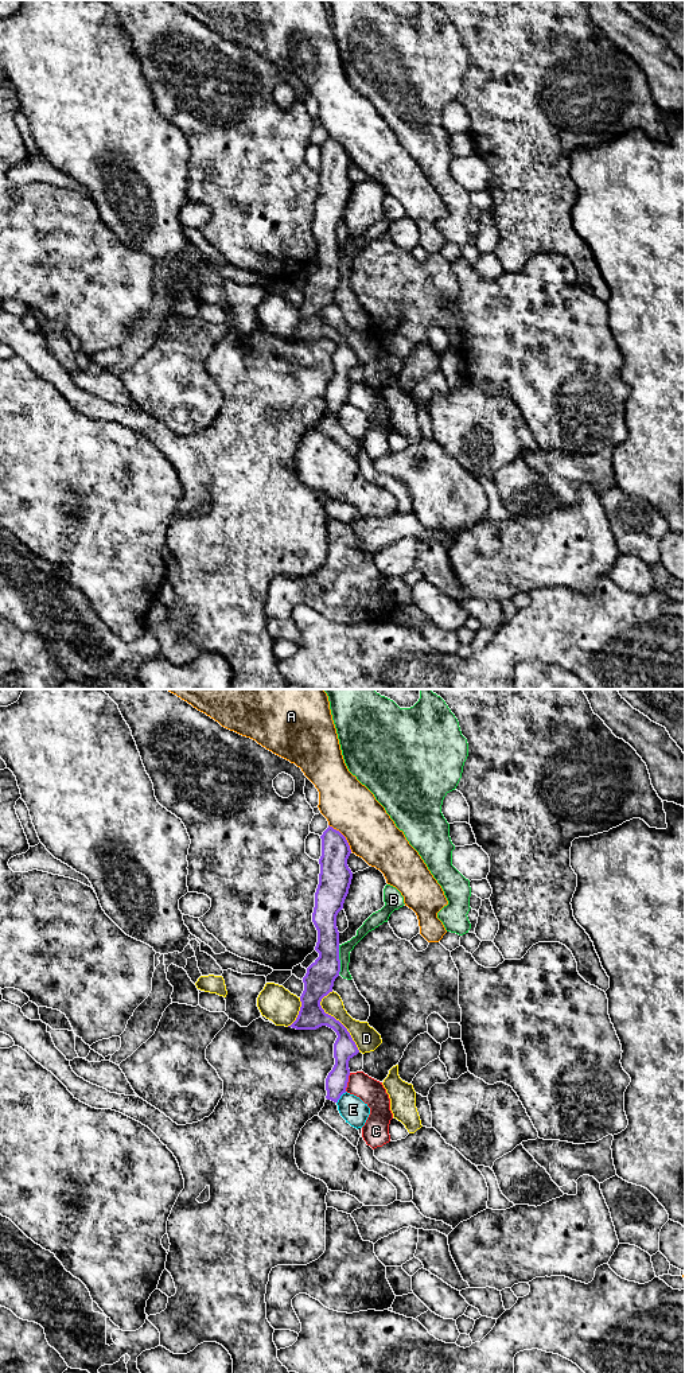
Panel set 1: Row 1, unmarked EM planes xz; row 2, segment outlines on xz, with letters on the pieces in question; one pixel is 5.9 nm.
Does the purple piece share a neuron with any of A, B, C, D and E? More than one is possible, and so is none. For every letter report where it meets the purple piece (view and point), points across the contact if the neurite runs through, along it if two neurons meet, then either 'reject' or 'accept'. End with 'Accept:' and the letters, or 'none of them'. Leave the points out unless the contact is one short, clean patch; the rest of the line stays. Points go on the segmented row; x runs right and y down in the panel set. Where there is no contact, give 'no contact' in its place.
A: contact xz (343, 836); reject
B: contact xz (339, 960); reject
C: contact xz (347, 1081); border xz (350, 1073), (345, 1090); reject
D: contact xz (335, 1019); reject
E: contact xz (339, 1097); border xz (346, 1092), (337, 1103); reject
Accept: none of them

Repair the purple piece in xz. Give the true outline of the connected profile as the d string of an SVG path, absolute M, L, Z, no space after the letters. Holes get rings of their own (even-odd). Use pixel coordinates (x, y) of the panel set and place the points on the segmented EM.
M330 825L320 839L320 874L312 913L312 922L318 930L315 950L319 957L307 968L303 977L304 991L300 996L301 1007L296 1020L288 1027L316 1030L327 1026L336 1032L335 1065L326 1078L326 1098L338 1102L340 1096L346 1093L350 1076L349 1061L359 1050L347 1028L334 1016L326 1014L320 1001L332 992L334 981L340 972L336 915L343 909L353 879L353 872L347 866L351 849L346 837Z

